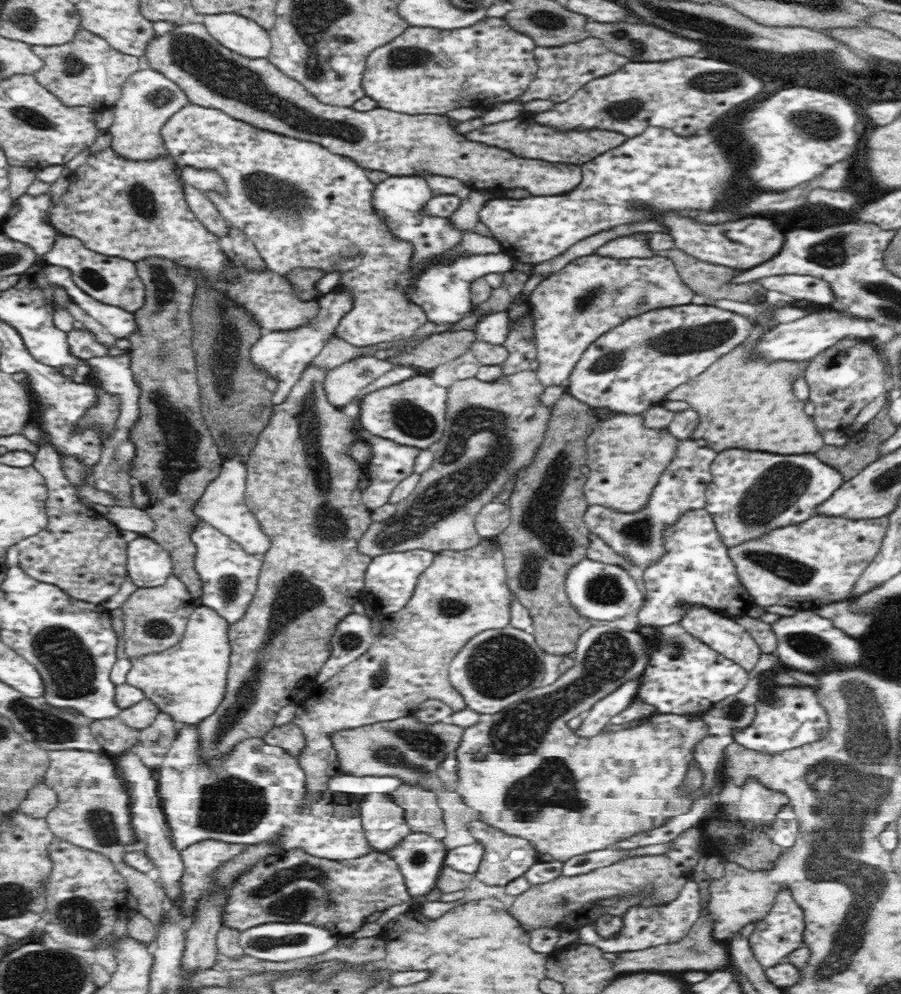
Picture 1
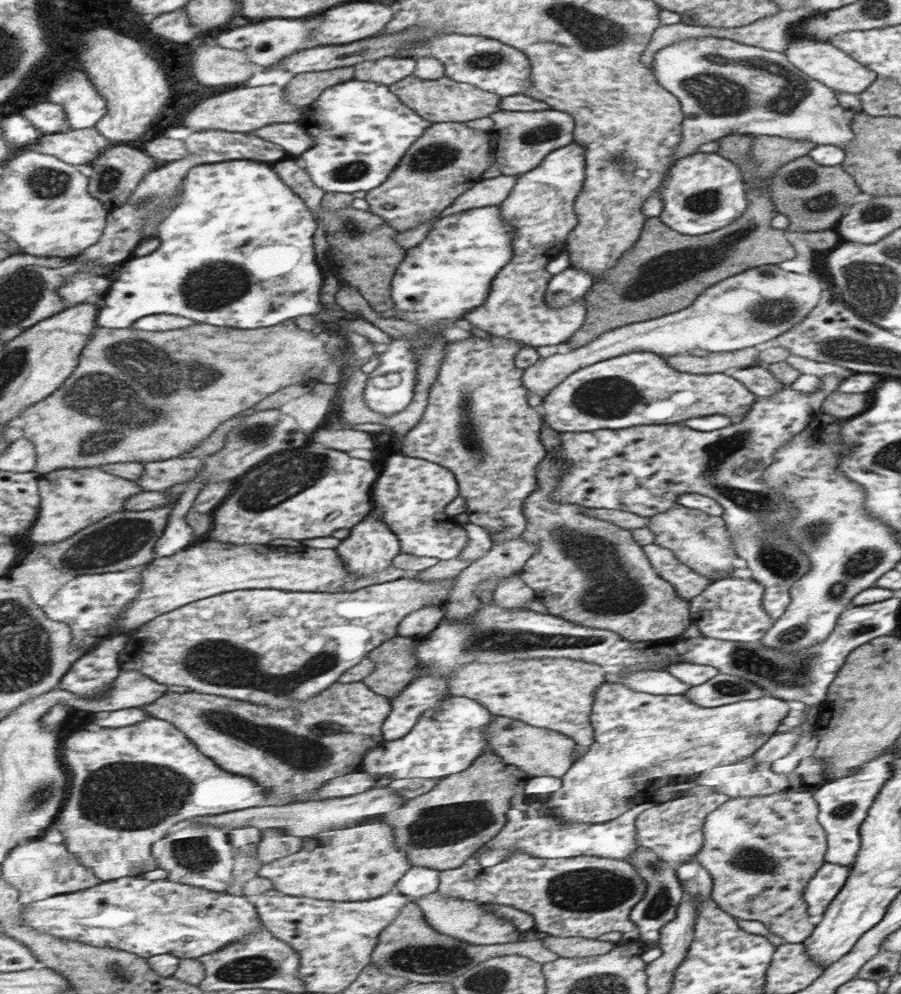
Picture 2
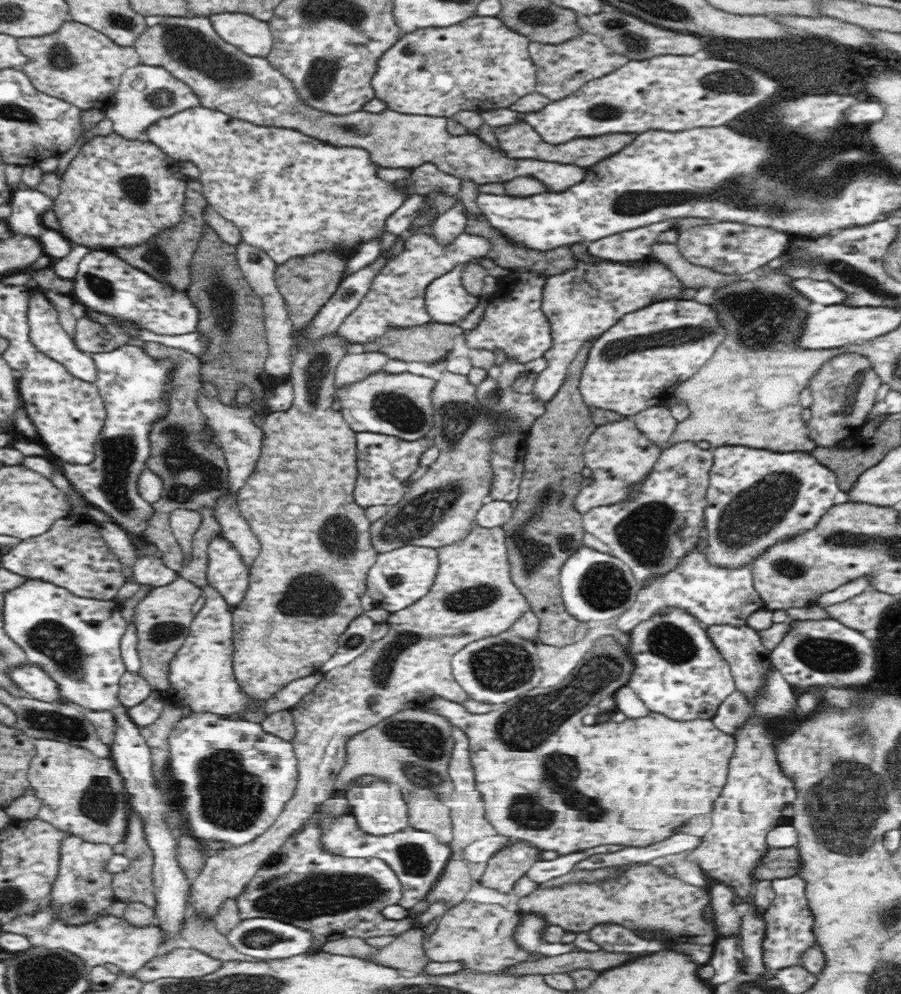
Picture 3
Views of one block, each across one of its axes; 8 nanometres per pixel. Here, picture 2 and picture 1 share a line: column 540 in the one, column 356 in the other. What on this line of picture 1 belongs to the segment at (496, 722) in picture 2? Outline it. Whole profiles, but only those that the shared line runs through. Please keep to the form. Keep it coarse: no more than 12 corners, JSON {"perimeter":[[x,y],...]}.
{"perimeter":[[413,715],[333,731],[340,771],[443,790],[464,727]]}

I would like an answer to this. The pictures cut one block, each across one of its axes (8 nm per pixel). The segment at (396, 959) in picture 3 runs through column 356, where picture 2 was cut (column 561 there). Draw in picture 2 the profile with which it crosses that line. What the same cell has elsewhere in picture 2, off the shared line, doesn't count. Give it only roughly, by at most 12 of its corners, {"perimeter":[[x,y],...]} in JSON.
{"perimeter":[[547,936],[544,945],[562,958],[600,956],[612,942]]}

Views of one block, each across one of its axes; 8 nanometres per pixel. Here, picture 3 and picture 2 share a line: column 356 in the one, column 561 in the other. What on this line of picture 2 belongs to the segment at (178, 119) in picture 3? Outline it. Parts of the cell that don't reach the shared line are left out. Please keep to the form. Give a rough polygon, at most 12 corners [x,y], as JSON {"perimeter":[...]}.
{"perimeter":[[585,148],[554,150],[500,204],[514,253],[472,326],[563,344],[583,301],[546,302],[548,264],[578,224]]}

